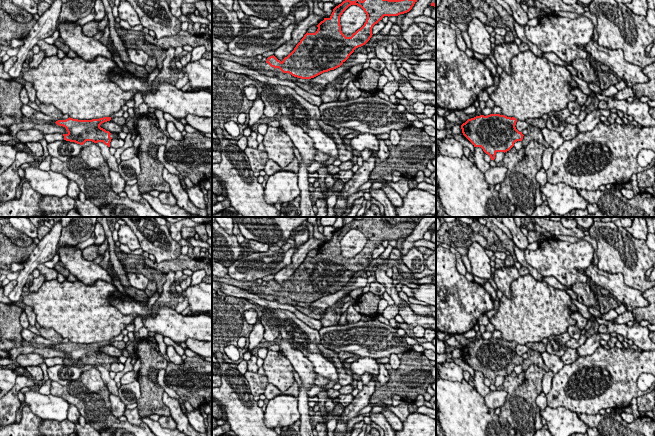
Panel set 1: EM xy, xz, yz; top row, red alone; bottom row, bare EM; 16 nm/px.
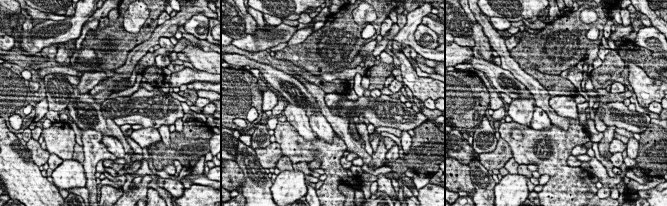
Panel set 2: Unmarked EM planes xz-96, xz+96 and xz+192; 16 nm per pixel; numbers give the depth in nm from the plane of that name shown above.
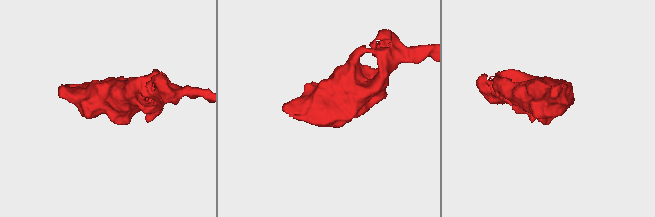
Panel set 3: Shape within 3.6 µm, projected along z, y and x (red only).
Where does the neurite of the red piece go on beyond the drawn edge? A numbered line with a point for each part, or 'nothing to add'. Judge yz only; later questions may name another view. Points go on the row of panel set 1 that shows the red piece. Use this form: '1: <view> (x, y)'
nothing to add

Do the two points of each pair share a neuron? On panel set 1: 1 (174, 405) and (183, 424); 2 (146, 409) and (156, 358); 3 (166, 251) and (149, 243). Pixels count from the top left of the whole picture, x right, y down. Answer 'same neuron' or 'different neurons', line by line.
1: same neuron
2: same neuron
3: same neuron

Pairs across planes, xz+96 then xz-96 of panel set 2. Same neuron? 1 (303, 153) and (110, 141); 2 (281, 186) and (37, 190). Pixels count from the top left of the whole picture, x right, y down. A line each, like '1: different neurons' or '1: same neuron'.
1: different neurons
2: different neurons

